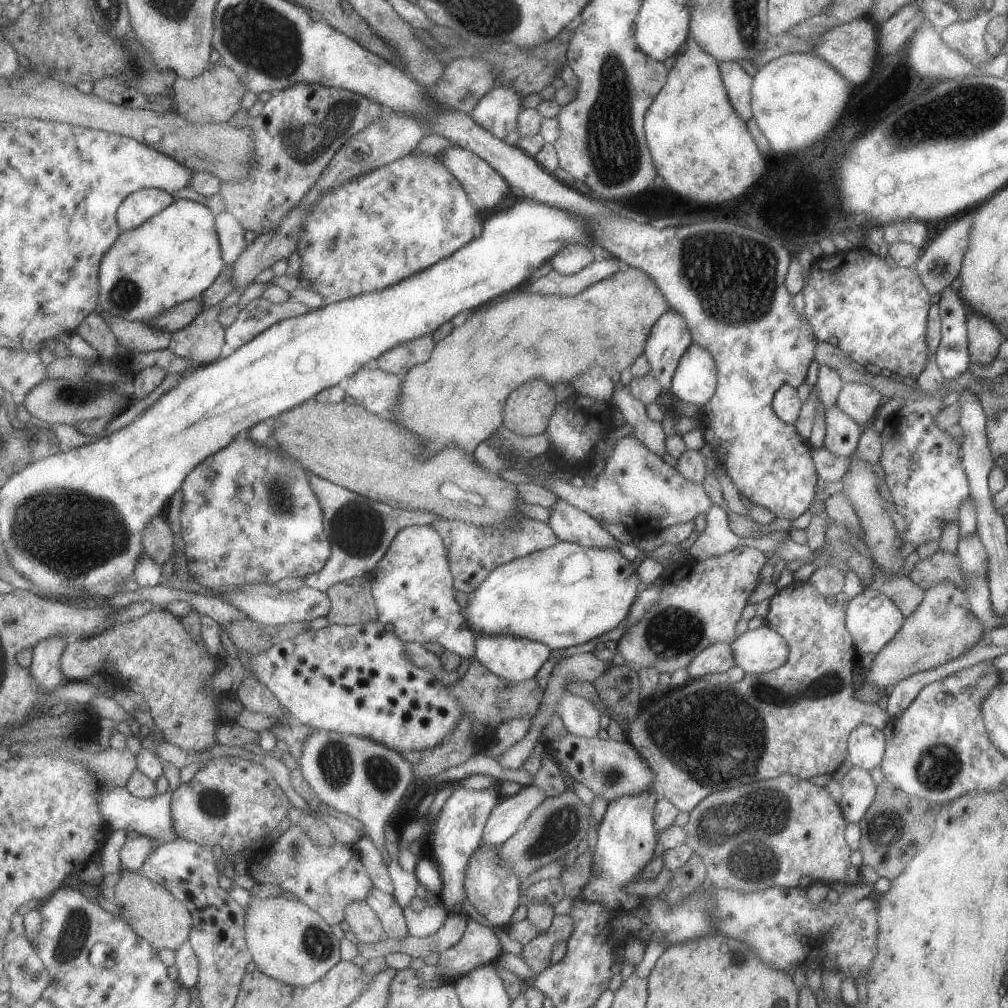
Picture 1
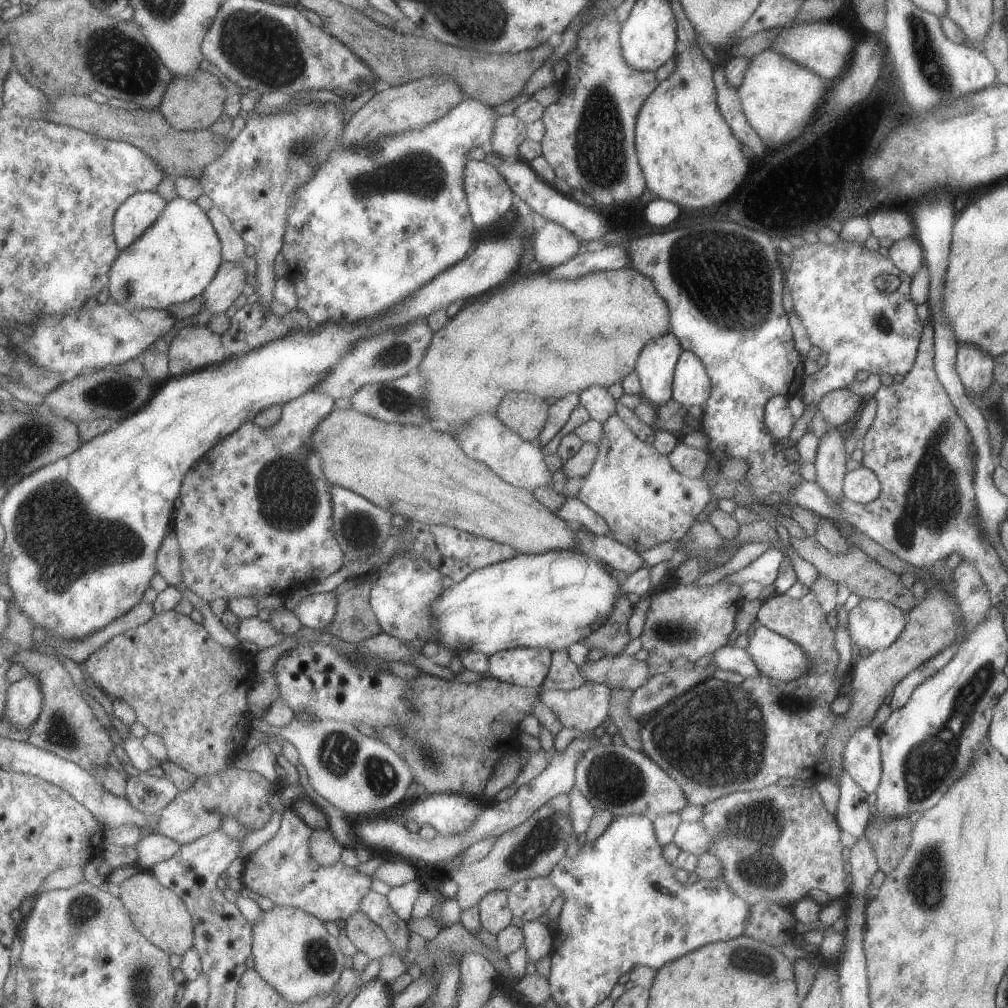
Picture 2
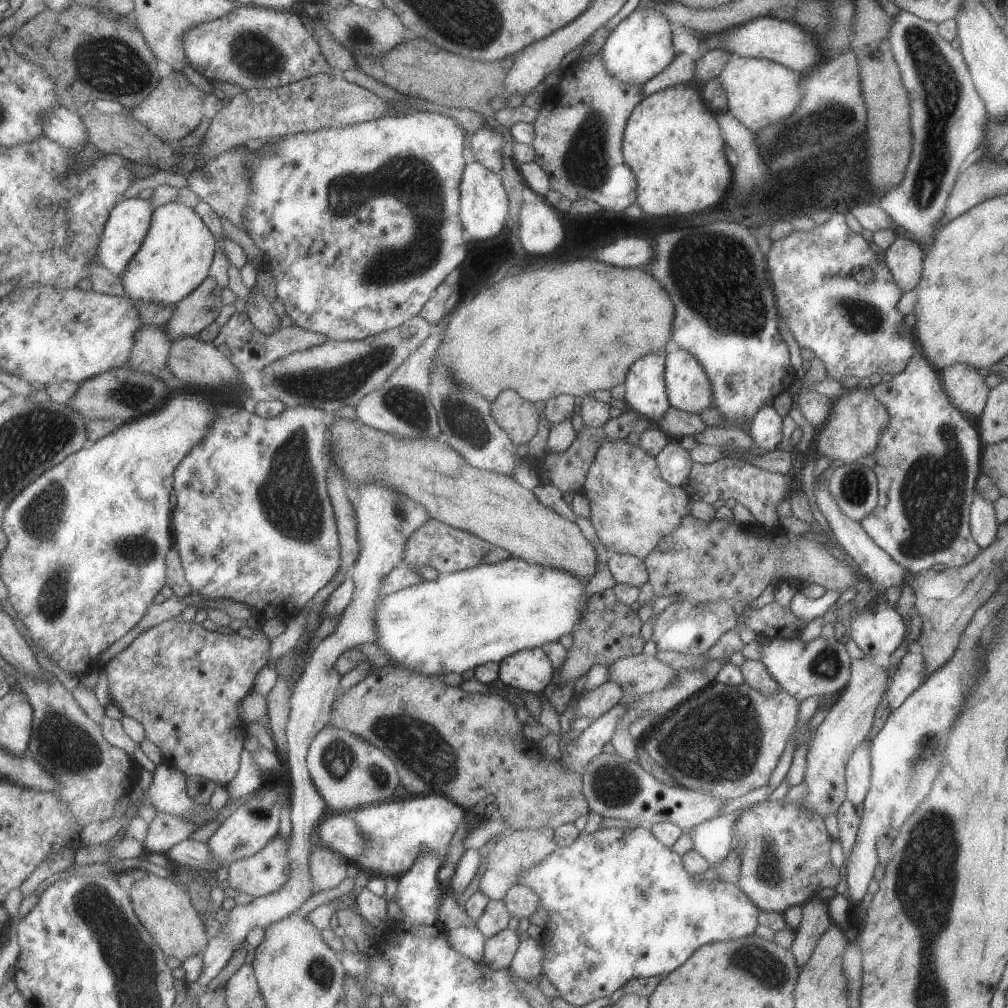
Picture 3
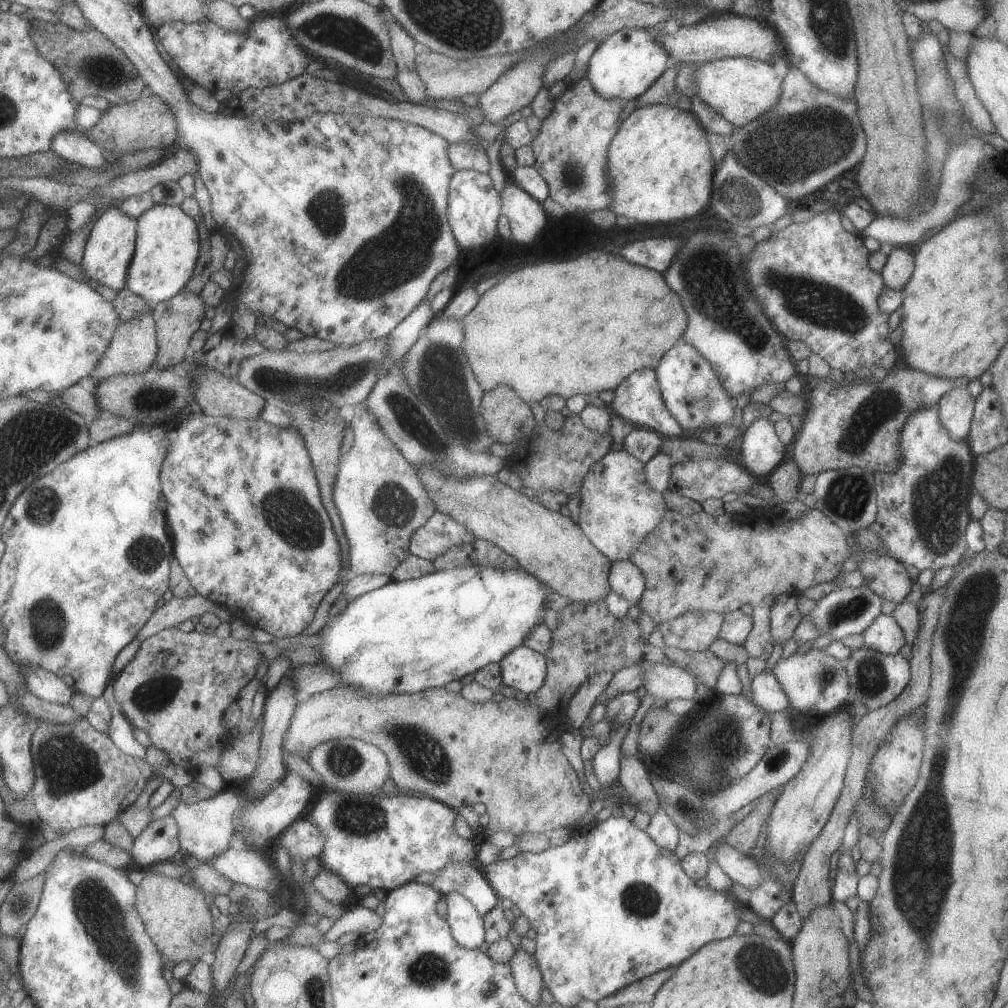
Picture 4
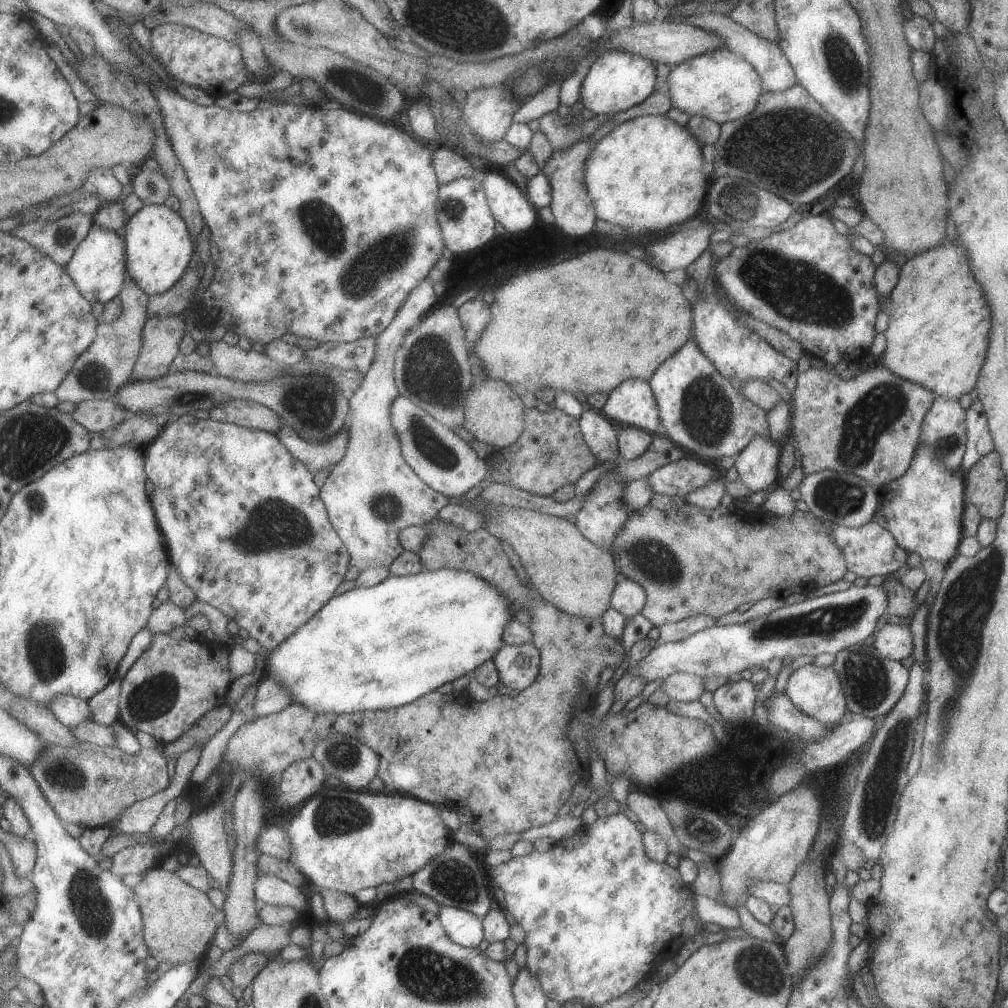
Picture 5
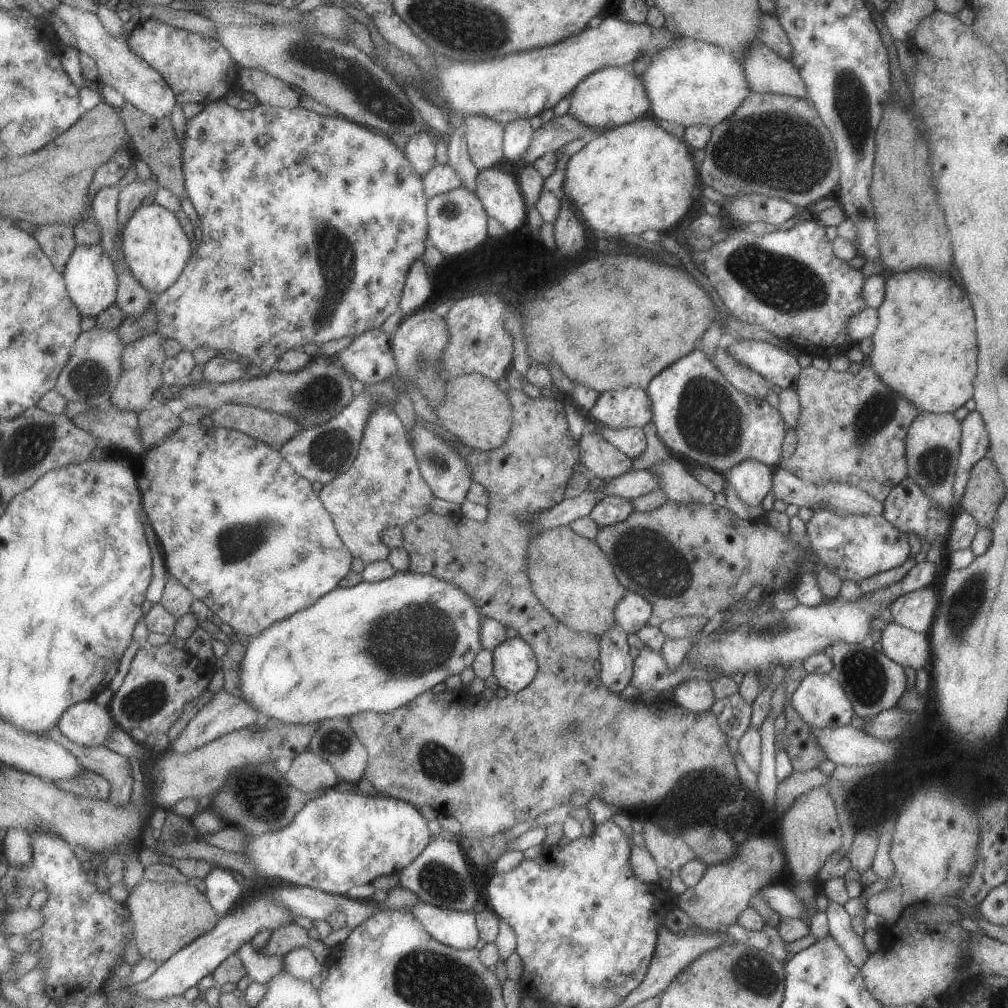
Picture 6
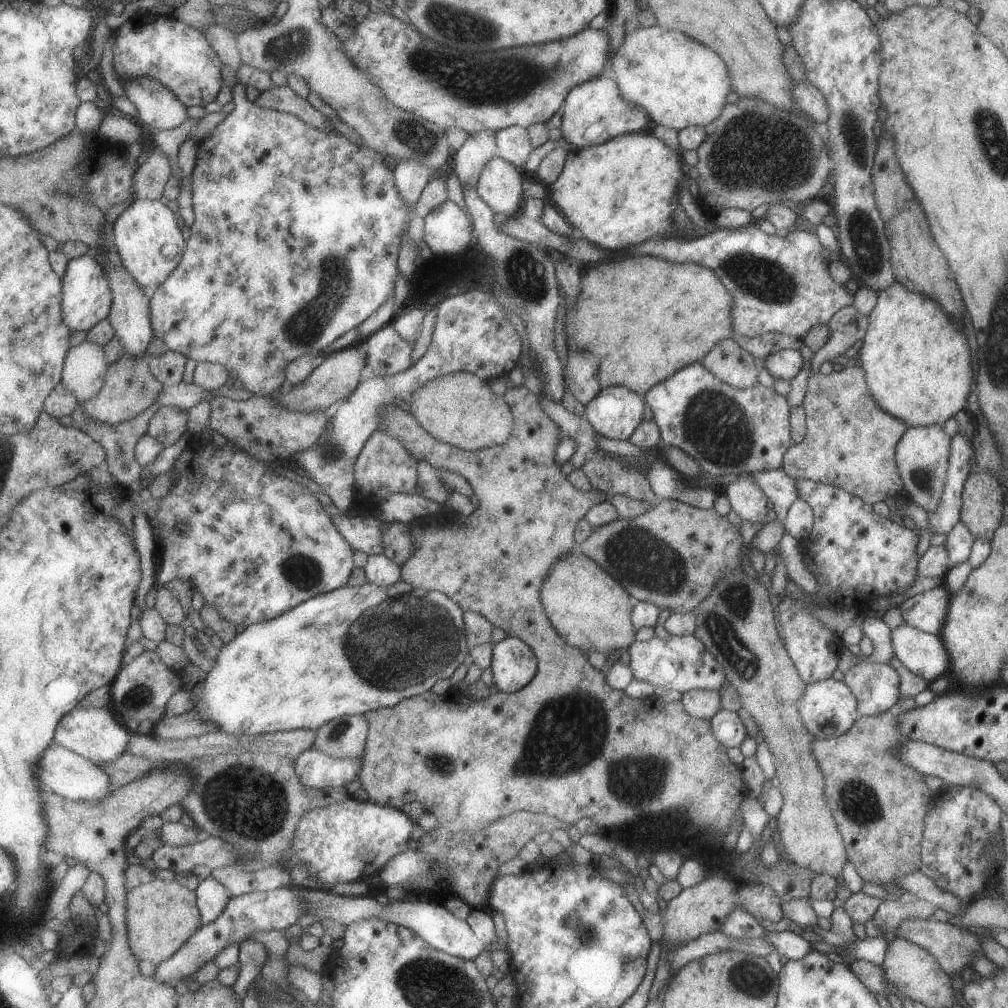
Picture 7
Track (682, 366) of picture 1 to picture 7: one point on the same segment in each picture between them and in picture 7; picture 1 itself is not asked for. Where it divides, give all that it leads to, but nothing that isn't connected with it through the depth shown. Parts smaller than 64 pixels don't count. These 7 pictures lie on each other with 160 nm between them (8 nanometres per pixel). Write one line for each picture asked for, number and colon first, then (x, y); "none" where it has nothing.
2: (690, 384)
3: (687, 388)
4: (692, 393)
5: (699, 411)
6: (695, 411)
7: (727, 431)

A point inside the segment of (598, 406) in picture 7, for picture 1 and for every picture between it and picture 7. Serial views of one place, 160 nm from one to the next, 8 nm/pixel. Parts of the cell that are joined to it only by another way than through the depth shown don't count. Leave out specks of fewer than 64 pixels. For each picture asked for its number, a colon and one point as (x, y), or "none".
1: (669, 337)
2: (655, 363)
3: (643, 390)
4: (637, 400)
5: (631, 403)
6: (628, 407)

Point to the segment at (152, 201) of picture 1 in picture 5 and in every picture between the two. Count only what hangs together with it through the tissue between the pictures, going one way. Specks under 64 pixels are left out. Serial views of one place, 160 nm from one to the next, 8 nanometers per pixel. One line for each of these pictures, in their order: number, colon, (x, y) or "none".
2: (138, 213)
3: (129, 223)
4: (111, 247)
5: (99, 267)

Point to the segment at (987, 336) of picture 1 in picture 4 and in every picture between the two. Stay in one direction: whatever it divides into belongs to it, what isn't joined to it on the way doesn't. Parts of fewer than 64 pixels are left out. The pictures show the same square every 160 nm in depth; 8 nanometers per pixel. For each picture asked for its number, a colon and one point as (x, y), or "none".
2: (974, 367)
3: (965, 388)
4: (956, 407)

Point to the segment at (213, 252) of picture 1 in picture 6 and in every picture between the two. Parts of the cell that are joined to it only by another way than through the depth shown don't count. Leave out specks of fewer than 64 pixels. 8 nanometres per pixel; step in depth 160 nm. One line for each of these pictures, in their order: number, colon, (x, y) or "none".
2: (176, 259)
3: (175, 259)
4: (169, 247)
5: (160, 246)
6: (157, 249)

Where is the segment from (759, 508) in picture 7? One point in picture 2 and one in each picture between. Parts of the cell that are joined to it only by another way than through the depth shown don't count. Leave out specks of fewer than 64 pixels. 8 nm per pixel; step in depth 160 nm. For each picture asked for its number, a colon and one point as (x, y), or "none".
2: (778, 421)
3: (764, 429)
4: (760, 448)
5: (757, 464)
6: (751, 479)

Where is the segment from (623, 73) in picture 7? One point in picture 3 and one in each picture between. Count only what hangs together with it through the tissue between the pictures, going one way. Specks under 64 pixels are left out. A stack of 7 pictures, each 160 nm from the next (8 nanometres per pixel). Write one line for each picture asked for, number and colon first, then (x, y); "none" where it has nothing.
3: (757, 92)
4: (740, 88)
5: (720, 85)
6: (689, 83)

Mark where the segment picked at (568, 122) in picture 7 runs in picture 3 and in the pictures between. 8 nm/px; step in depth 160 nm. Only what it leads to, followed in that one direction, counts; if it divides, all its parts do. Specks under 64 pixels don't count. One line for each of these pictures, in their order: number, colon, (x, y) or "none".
3: (639, 47)
4: (624, 65)
5: (616, 80)
6: (612, 96)

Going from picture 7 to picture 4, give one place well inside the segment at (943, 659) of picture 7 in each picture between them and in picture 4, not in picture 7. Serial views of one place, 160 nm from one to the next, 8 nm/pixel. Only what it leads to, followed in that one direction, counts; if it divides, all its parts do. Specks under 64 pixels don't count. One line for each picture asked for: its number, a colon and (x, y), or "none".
4: (883, 635)
5: (892, 641)
6: (905, 647)

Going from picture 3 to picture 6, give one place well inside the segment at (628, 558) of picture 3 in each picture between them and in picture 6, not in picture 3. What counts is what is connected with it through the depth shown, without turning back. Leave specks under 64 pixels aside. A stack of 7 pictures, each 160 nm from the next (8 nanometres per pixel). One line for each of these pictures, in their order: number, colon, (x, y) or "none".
4: (624, 578)
5: (627, 597)
6: (632, 612)

